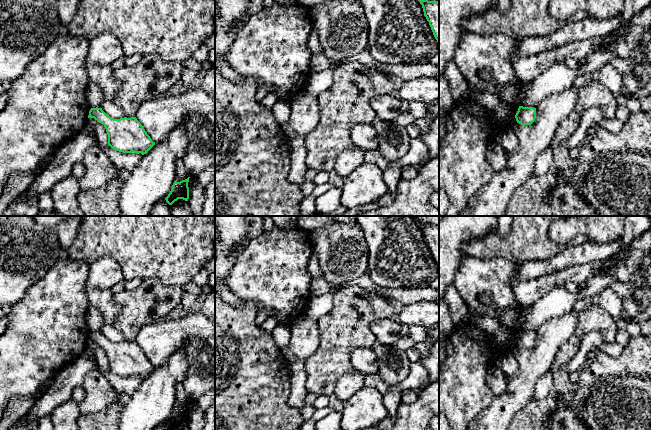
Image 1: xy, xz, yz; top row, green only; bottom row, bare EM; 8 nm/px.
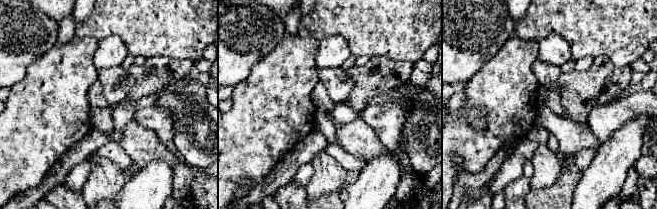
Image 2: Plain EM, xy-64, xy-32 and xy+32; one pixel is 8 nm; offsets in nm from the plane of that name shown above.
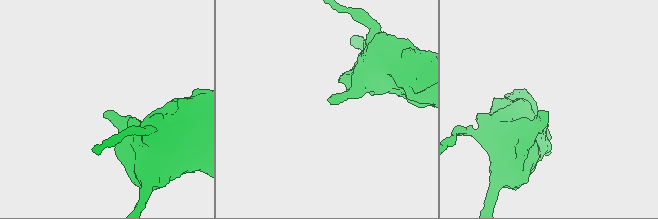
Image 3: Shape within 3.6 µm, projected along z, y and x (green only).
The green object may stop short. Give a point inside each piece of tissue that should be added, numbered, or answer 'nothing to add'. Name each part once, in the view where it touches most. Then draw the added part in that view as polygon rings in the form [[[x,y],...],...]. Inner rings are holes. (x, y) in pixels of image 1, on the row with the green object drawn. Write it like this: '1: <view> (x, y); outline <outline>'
nothing to add

